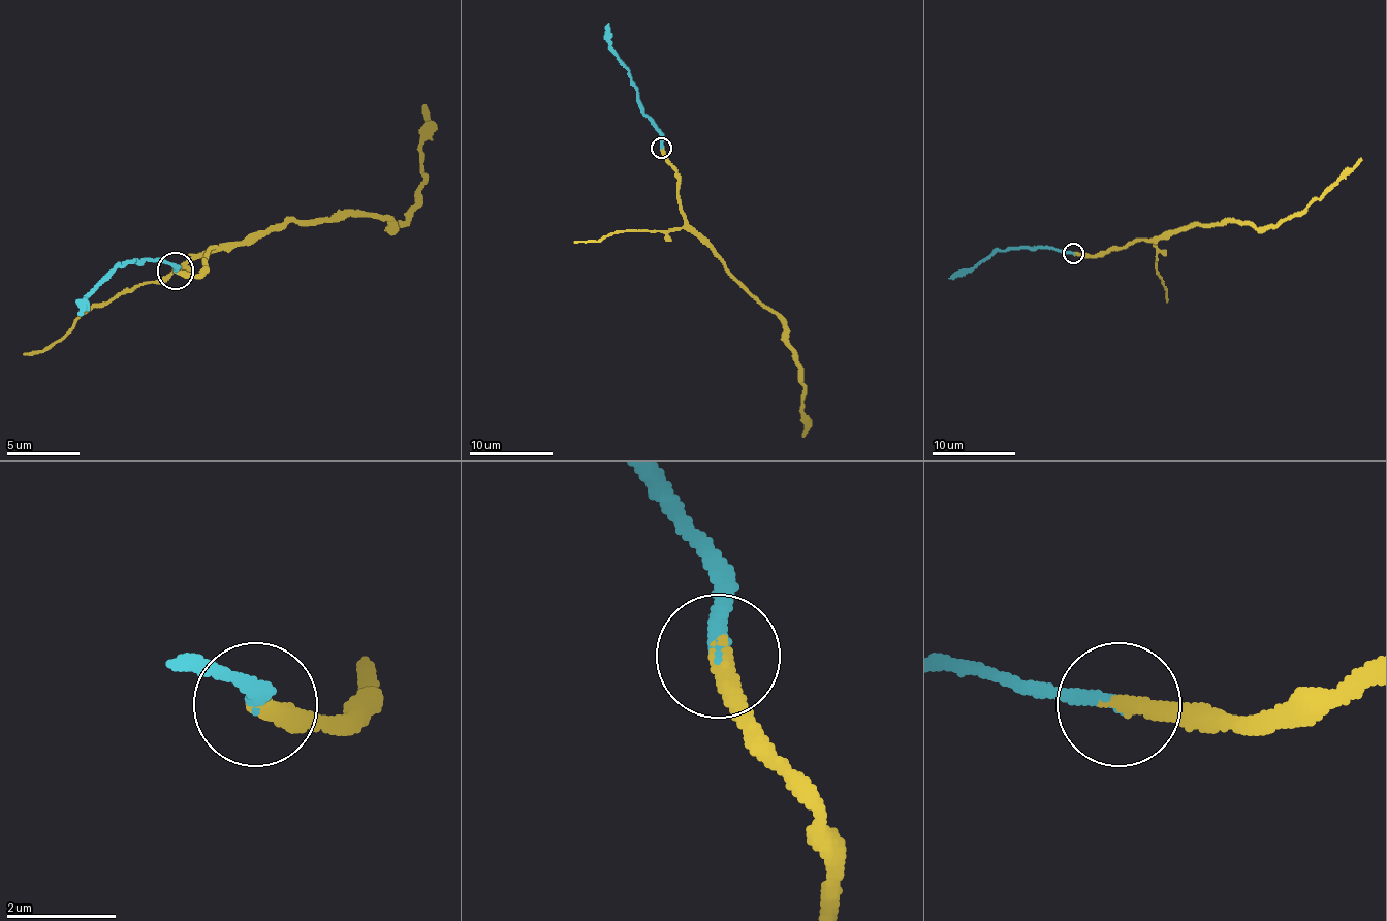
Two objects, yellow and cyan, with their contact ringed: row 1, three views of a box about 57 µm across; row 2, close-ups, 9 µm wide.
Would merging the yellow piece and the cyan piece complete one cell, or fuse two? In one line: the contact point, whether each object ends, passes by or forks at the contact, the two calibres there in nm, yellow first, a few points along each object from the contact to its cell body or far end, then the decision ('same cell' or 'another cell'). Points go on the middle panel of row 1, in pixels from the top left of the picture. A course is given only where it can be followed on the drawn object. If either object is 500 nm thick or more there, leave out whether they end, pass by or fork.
(661, 148) | yellow ends | cyan ends | 360/280 nm | yellow via (662, 149), (664, 159), (676, 171), (685, 223), (778, 316), (804, 385), (804, 435) | cyan via (662, 147), (658, 128), (643, 113), (629, 69), (610, 44), (608, 24) | another cell

